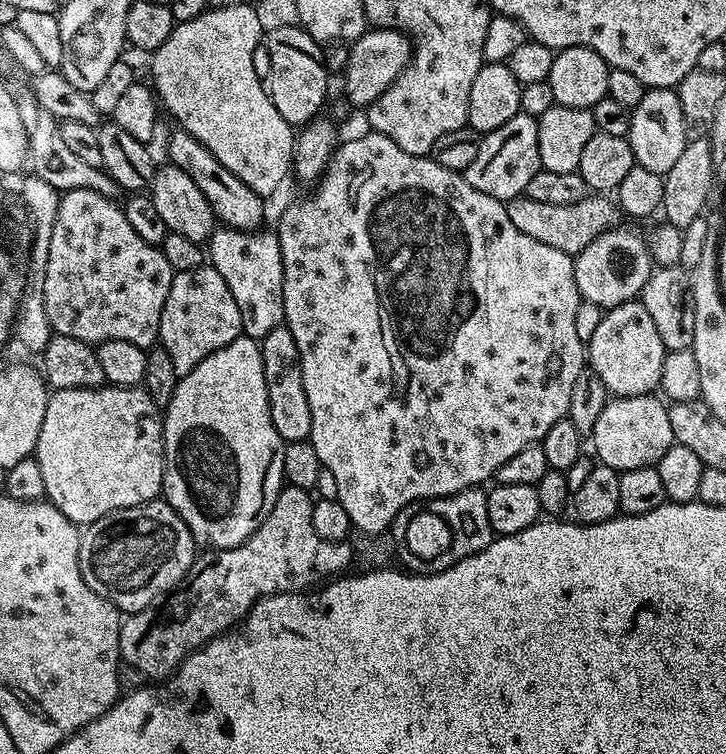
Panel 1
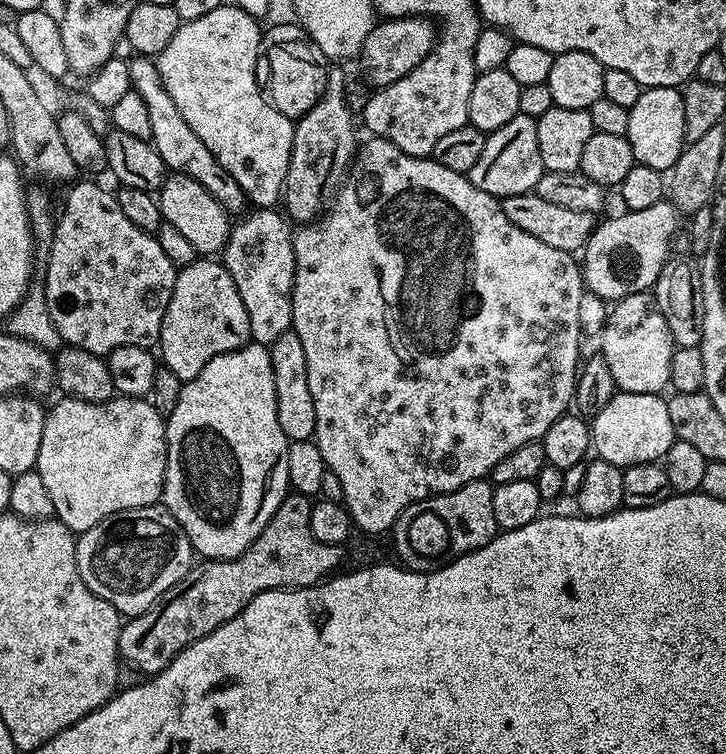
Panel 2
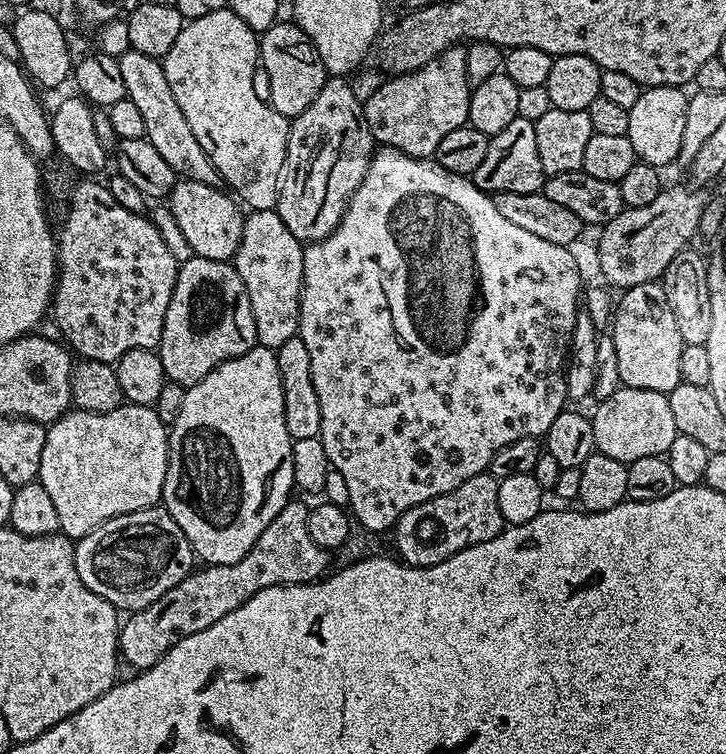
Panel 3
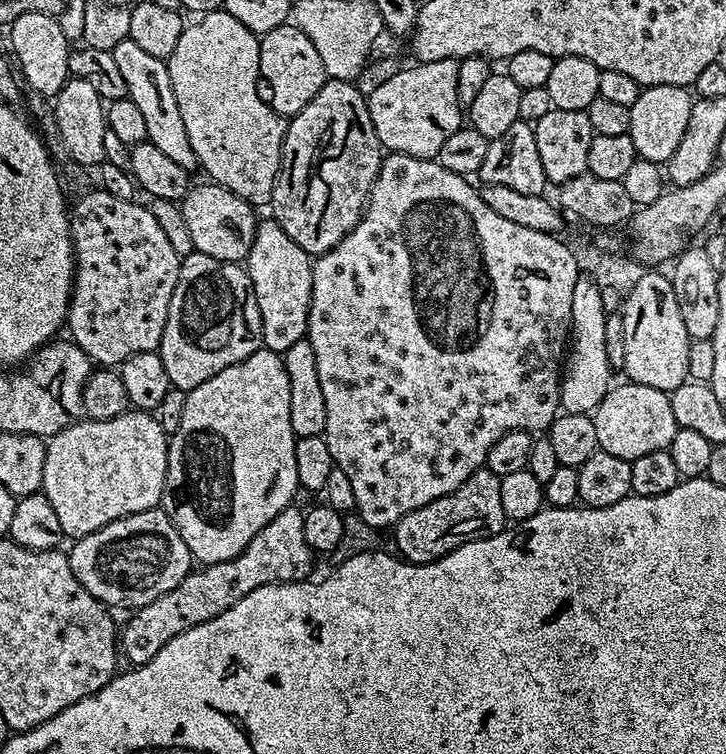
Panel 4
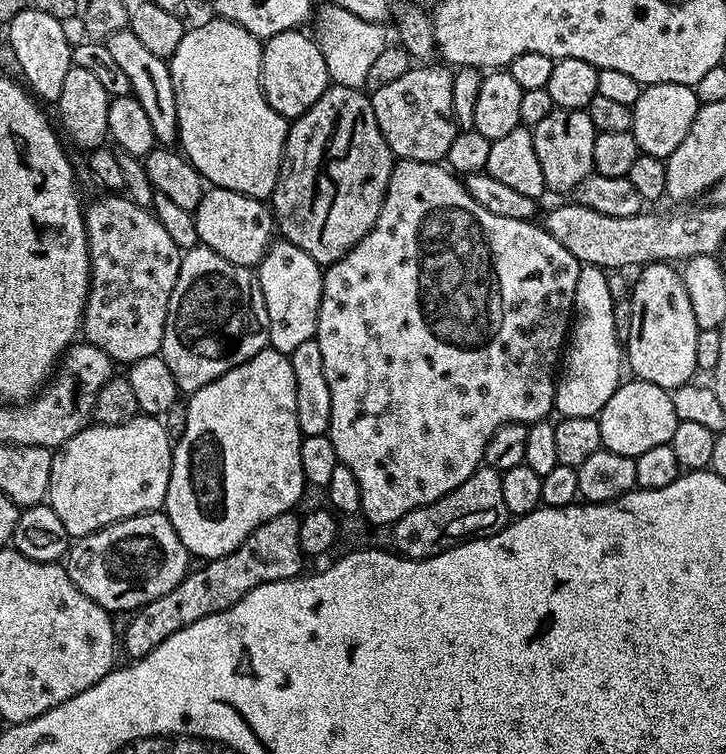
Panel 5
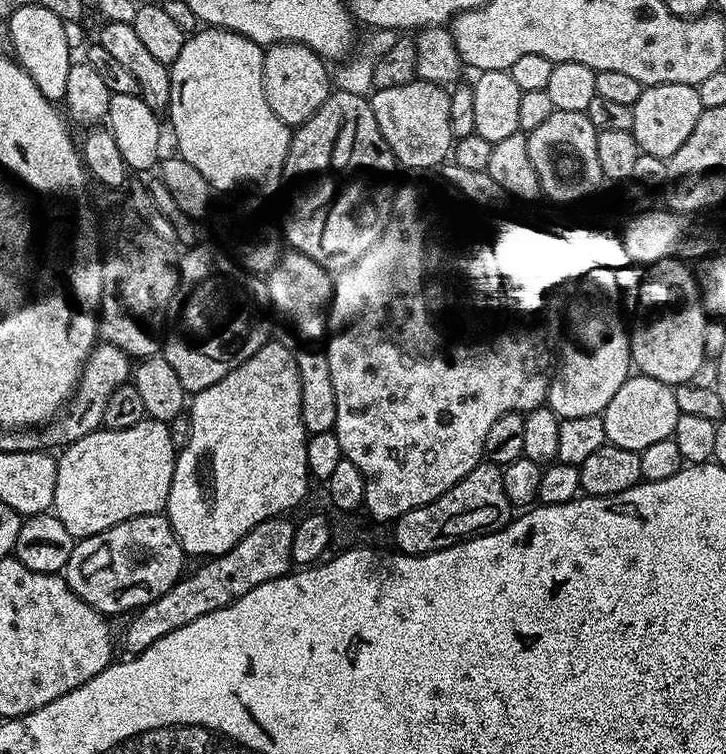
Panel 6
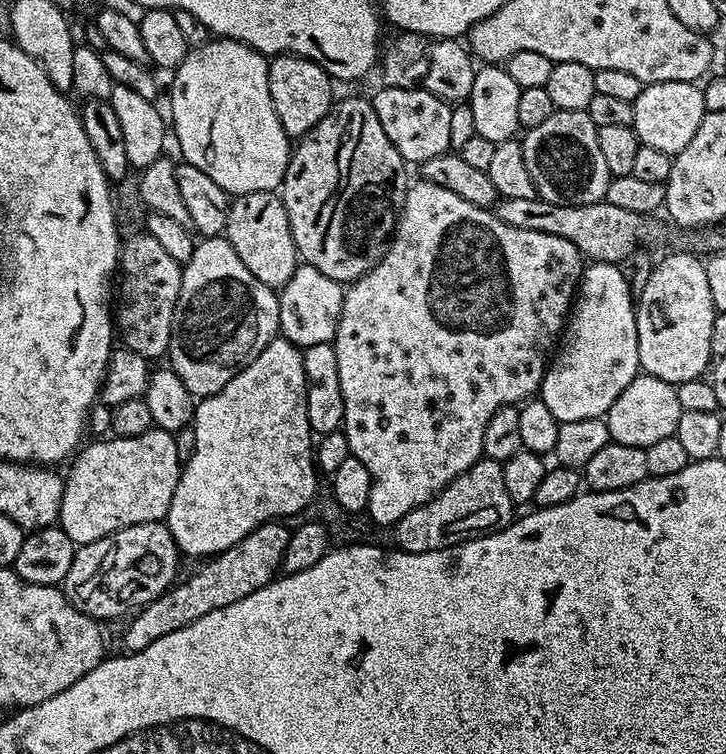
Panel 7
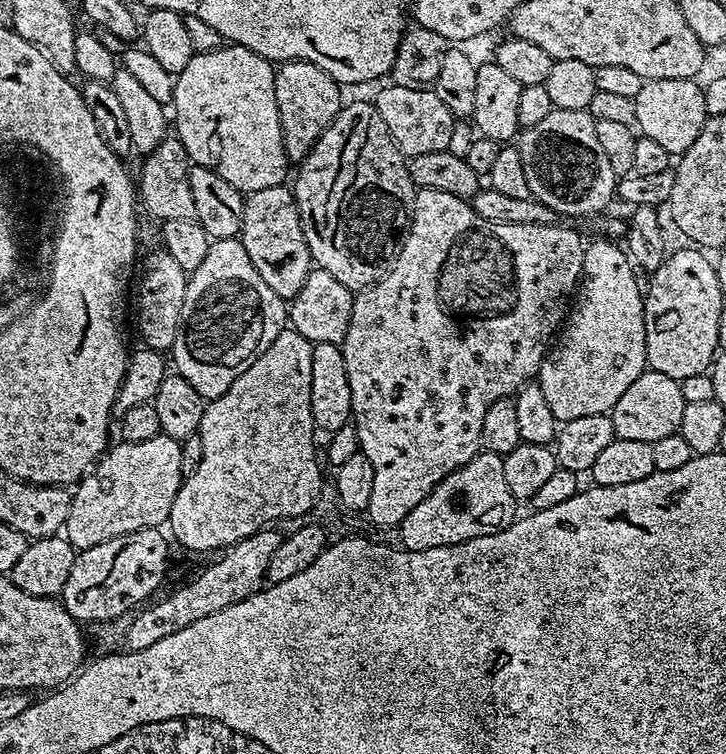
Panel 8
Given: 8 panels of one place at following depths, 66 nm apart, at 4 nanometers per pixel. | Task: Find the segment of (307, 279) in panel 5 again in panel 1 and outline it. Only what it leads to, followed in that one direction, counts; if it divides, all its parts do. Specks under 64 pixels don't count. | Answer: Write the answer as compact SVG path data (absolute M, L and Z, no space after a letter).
M220 226L206 241L206 256L210 267L218 270L222 278L226 278L226 286L230 286L234 302L238 302L244 327L243 335L259 341L263 340L266 334L270 334L270 330L284 324L284 270L280 239L275 231L264 231L239 232L237 228Z

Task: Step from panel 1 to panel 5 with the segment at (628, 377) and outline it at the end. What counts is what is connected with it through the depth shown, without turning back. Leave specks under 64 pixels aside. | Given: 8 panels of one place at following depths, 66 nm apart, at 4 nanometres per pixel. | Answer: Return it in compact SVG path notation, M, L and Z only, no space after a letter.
M657 262L645 264L639 269L640 277L631 285L630 299L630 334L626 341L626 364L632 367L631 375L638 380L654 382L654 386L662 386L669 390L689 383L698 369L694 353L698 343L700 328L694 322L694 309L690 306L690 294L686 294L683 275L676 272L671 263Z

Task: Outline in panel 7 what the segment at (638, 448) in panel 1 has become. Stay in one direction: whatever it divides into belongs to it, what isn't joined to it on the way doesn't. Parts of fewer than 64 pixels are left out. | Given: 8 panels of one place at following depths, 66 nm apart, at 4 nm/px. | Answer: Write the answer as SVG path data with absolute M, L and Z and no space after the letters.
M637 374L630 382L630 386L626 386L622 394L618 394L614 406L610 406L606 413L608 434L615 443L622 446L649 448L662 438L675 436L681 415L676 385L662 382L662 378Z

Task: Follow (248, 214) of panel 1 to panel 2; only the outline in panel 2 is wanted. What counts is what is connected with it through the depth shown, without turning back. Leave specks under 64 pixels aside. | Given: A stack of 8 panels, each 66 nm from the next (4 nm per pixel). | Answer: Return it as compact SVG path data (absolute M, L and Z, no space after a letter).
M136 56L128 60L128 69L130 70L132 91L142 96L142 102L146 102L146 111L150 114L150 130L152 131L150 143L162 158L164 165L194 178L194 182L198 182L203 188L210 190L212 197L228 213L236 214L240 211L243 213L246 197L242 186L238 186L238 182L234 182L233 176L218 162L218 158L214 158L214 154L210 154L210 150L206 150L206 146L202 146L202 138L198 138L198 134L194 134L194 130L190 130L190 126L186 126L186 118L182 118L178 106L174 106L174 98L170 98L170 94L166 94L166 86L162 86L162 74L158 74L155 59Z

